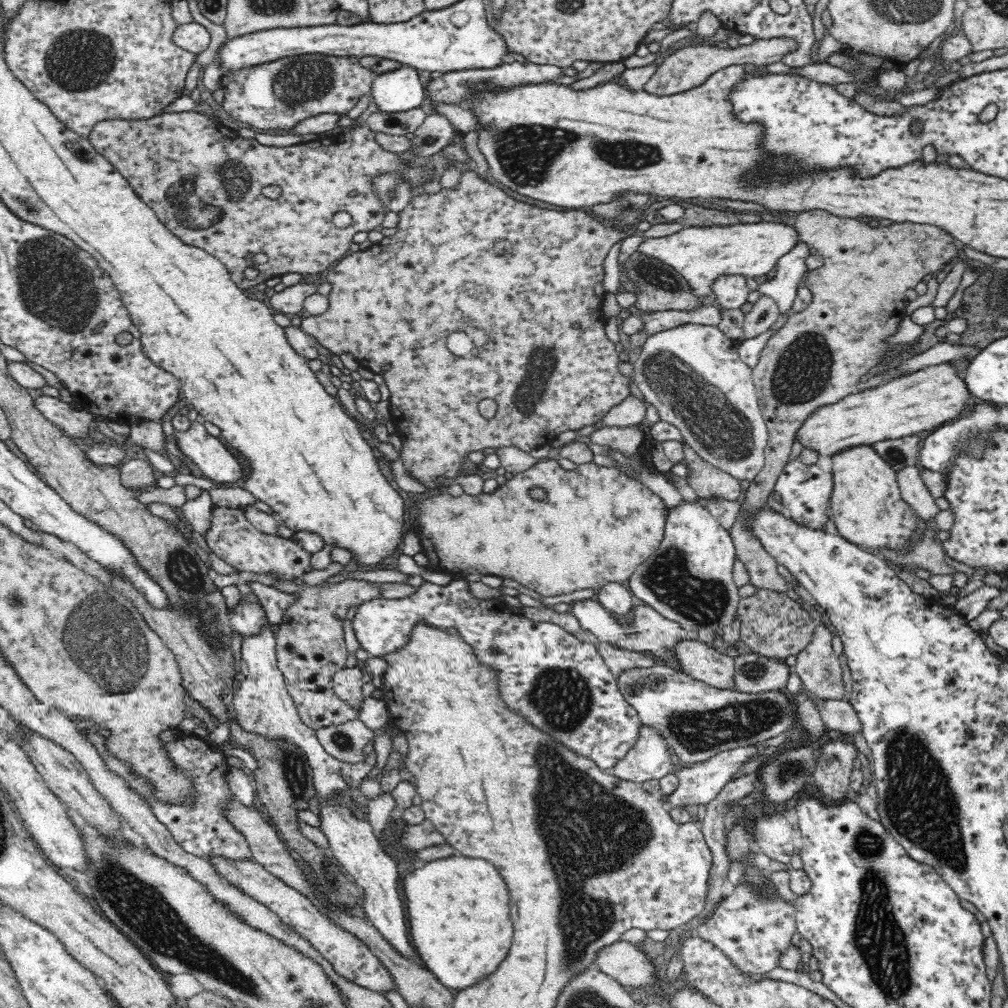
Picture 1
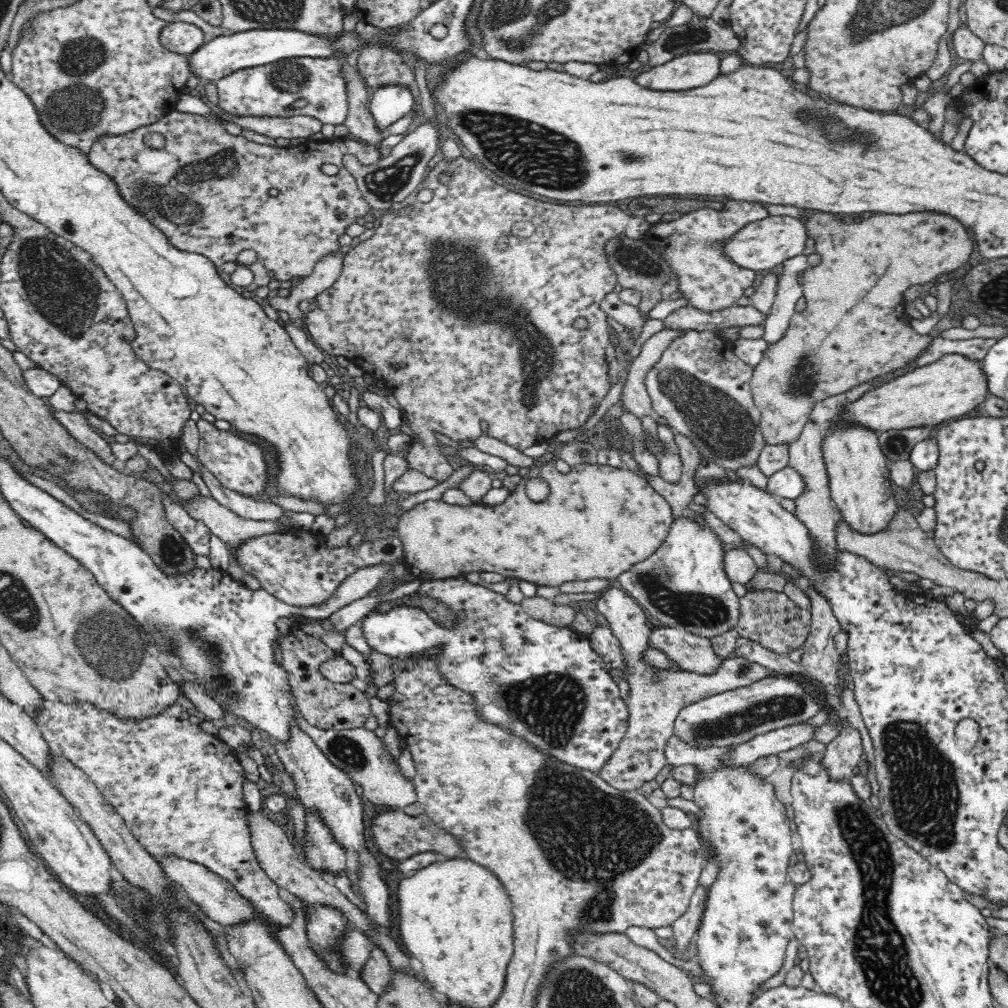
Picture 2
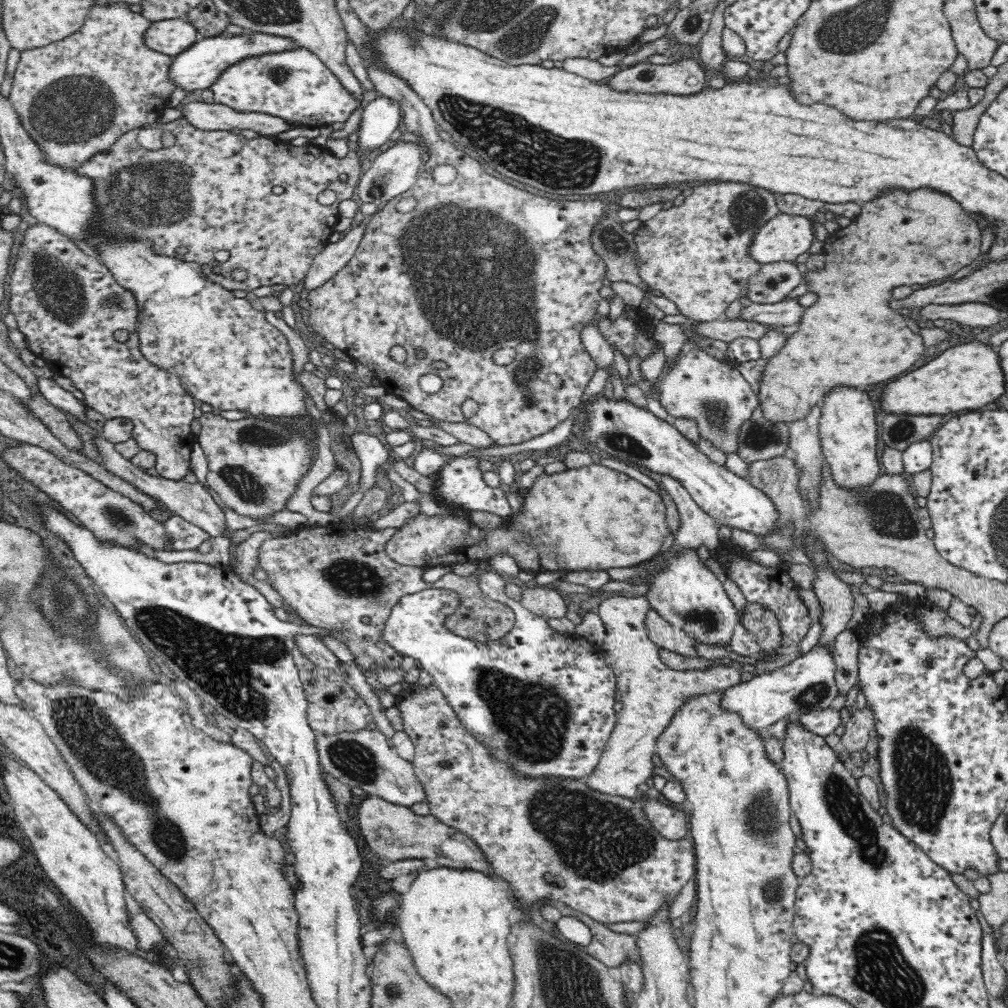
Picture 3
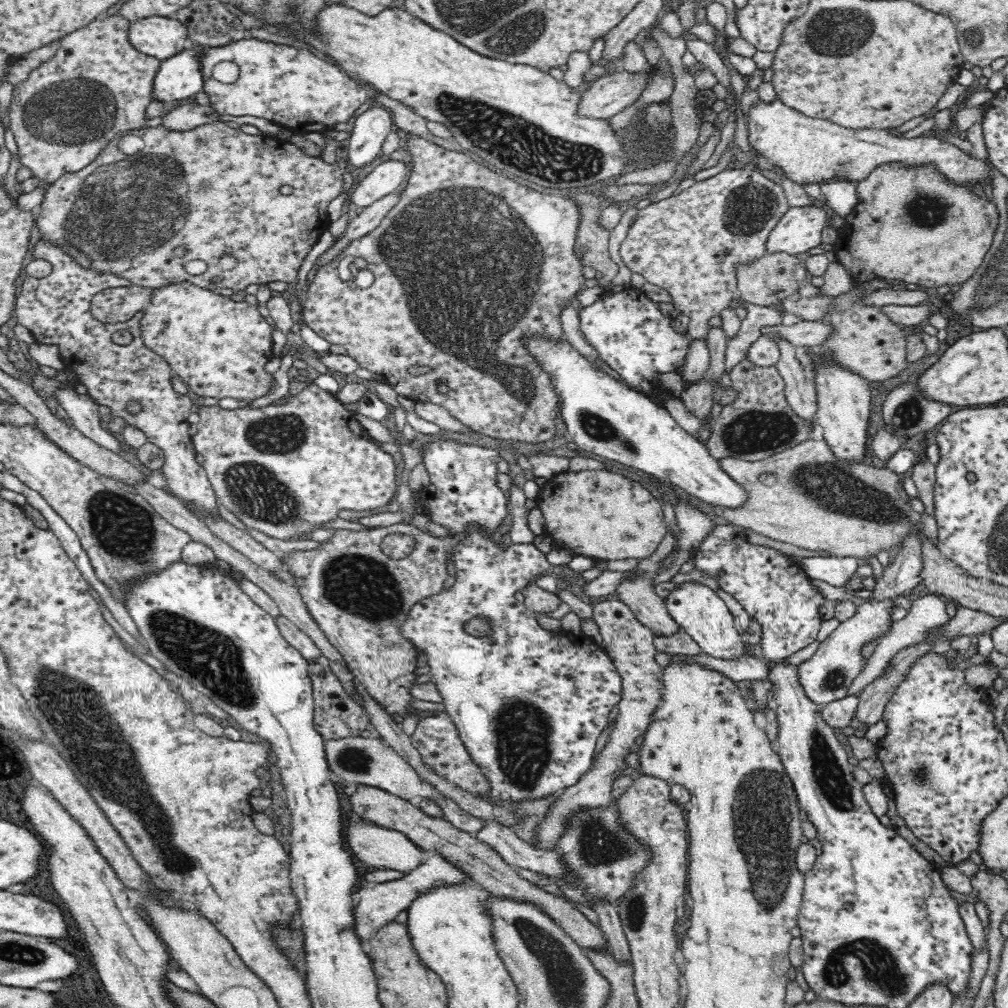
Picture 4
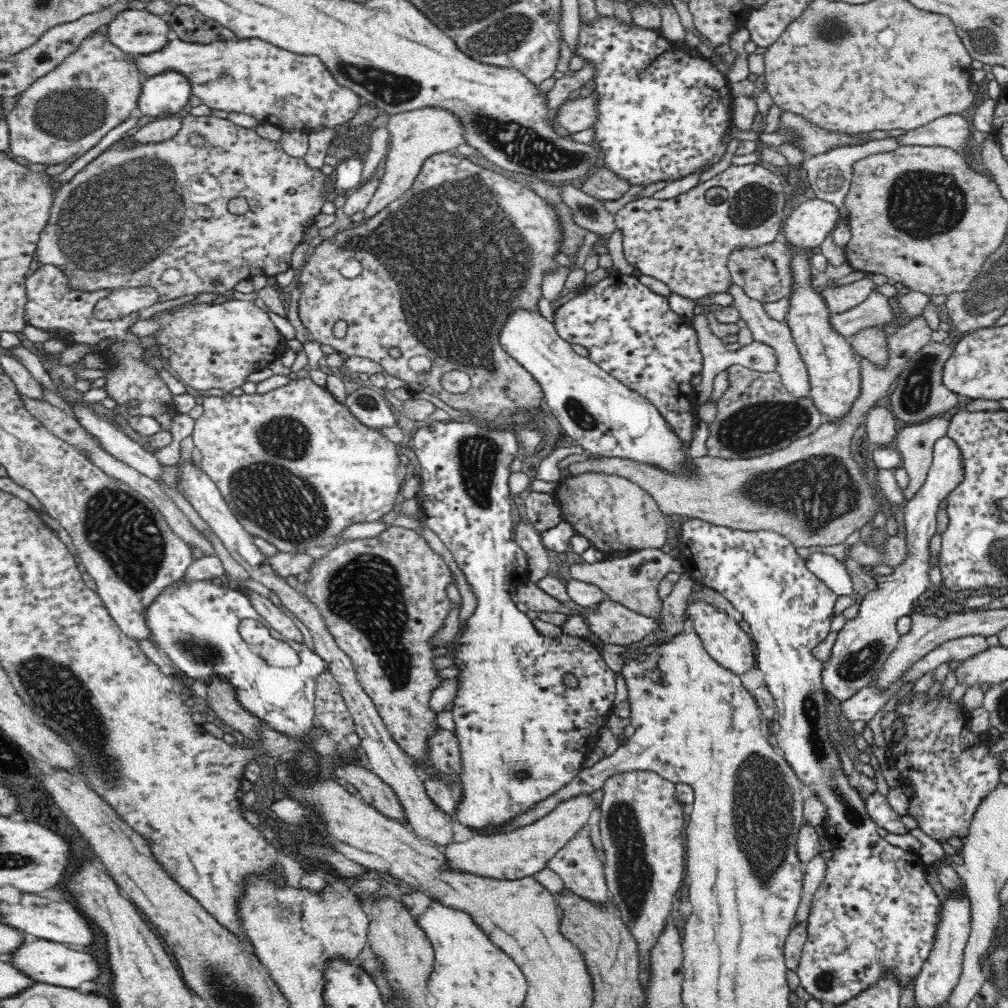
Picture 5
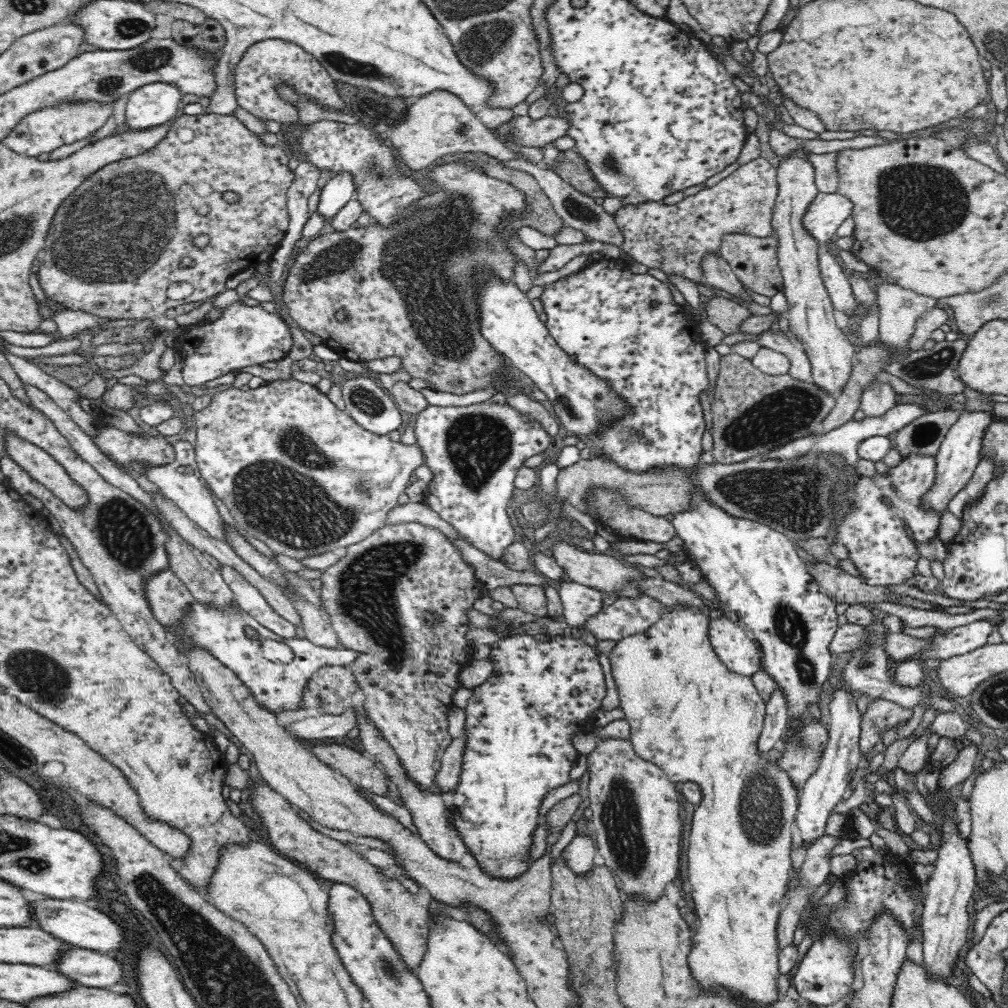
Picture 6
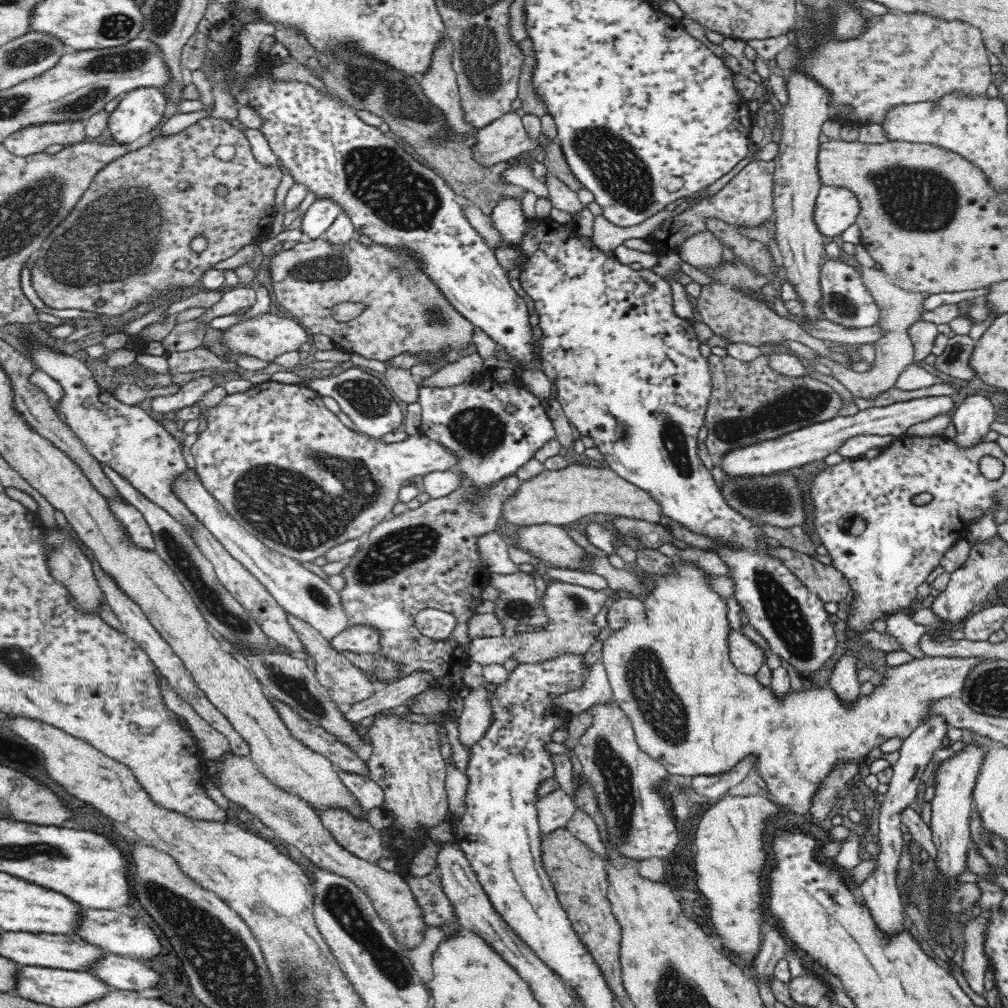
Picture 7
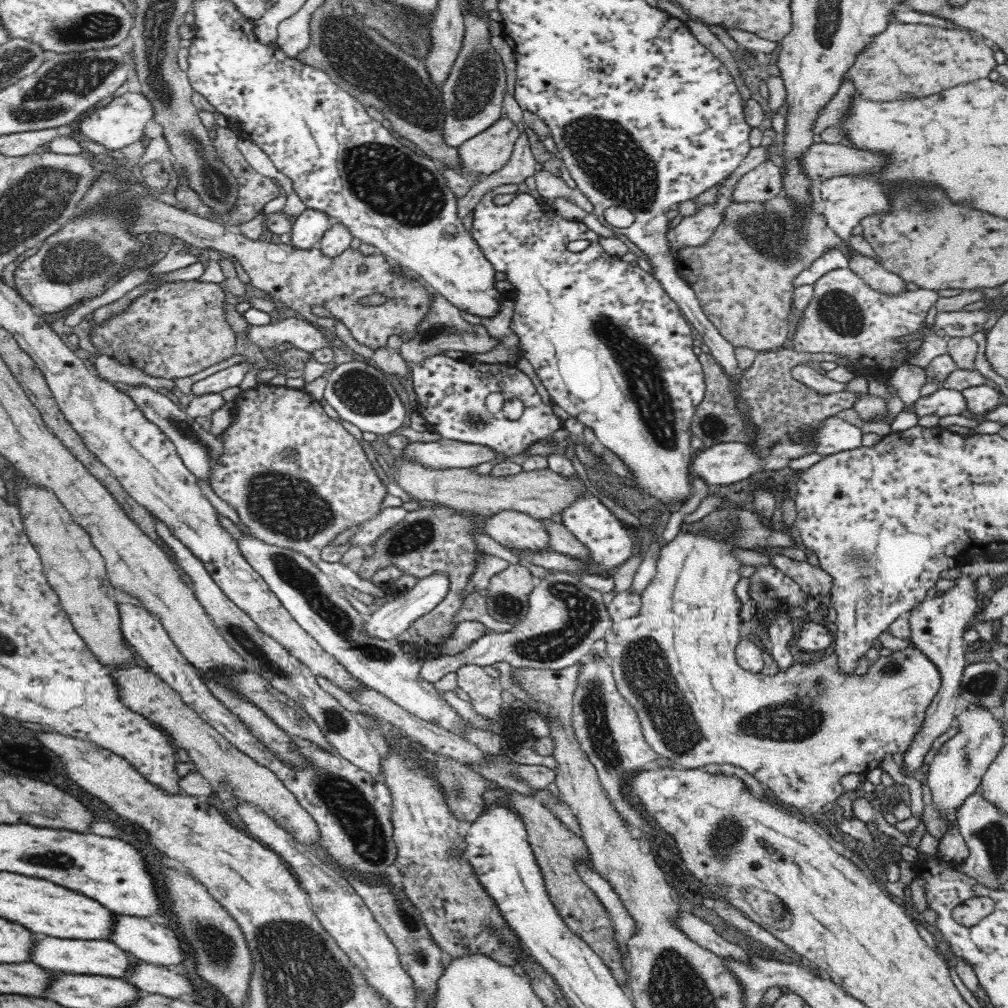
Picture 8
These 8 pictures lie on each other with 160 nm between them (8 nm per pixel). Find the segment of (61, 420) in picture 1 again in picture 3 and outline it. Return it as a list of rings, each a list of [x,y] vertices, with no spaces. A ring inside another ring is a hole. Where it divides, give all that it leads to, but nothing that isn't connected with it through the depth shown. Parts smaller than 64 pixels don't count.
[[[99,433],[92,434],[95,437],[96,447],[98,447],[99,453],[102,458],[105,458],[105,467],[111,470],[114,474],[122,476],[128,482],[133,482],[140,490],[153,496],[158,501],[162,501],[167,508],[173,512],[172,514],[178,514],[199,526],[202,530],[206,531],[211,537],[214,536],[228,536],[230,530],[227,530],[226,517],[224,511],[220,509],[220,506],[214,501],[212,495],[208,493],[202,487],[202,483],[188,483],[184,480],[170,480],[164,477],[154,477],[144,473],[140,467],[132,464],[131,459],[124,458],[116,449],[113,442],[106,440]]]

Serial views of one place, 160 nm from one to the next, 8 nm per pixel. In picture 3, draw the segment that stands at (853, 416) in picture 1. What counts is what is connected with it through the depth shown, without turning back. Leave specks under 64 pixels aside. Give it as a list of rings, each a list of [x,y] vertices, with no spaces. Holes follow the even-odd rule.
[[[974,339],[958,342],[922,367],[888,381],[882,390],[881,406],[884,412],[944,415],[960,410],[983,410],[982,406],[996,404],[1002,394],[1006,390],[998,352],[989,342]]]

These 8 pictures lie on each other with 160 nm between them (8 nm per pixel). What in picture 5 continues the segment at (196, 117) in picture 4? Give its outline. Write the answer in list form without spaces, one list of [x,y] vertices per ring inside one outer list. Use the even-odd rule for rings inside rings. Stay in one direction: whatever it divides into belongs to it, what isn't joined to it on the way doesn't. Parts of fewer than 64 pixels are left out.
[[[183,113],[178,116],[162,117],[146,123],[131,136],[124,135],[112,145],[120,145],[121,148],[136,148],[136,145],[158,144],[170,140],[180,130]]]

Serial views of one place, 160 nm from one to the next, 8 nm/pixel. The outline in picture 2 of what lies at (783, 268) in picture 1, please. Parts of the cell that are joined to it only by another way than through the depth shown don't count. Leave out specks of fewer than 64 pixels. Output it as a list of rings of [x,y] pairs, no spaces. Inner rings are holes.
[[[800,253],[782,263],[782,276],[778,279],[778,294],[772,308],[762,324],[764,334],[761,337],[768,344],[778,342],[788,330],[792,316],[796,313],[796,302],[803,297],[802,286],[798,283],[798,274],[810,266],[807,256]]]

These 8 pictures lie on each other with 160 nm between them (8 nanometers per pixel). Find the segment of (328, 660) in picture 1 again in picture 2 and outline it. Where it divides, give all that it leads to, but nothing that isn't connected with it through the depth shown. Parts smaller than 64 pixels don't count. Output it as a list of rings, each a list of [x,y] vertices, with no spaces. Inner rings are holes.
[[[315,619],[311,625],[292,623],[289,633],[282,640],[281,651],[284,669],[290,673],[289,683],[294,693],[300,716],[308,724],[324,730],[344,730],[360,728],[371,715],[369,699],[364,692],[350,683],[328,681],[319,670],[319,665],[331,657],[341,656],[342,646],[346,643],[328,623],[328,619]]]

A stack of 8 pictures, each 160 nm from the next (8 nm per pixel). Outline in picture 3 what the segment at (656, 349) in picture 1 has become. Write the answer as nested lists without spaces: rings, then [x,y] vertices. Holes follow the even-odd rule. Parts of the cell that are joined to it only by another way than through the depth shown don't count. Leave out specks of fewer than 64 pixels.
[[[692,341],[686,342],[680,351],[679,357],[674,366],[664,375],[664,372],[657,379],[657,388],[659,388],[660,400],[662,406],[668,411],[668,414],[675,418],[693,418],[697,420],[698,431],[700,436],[708,438],[716,448],[720,448],[722,452],[736,452],[736,442],[738,442],[738,434],[740,426],[744,420],[748,420],[754,412],[754,408],[758,406],[756,393],[752,391],[750,383],[740,372],[736,371],[730,360],[730,364],[724,365],[714,357],[699,350]]]

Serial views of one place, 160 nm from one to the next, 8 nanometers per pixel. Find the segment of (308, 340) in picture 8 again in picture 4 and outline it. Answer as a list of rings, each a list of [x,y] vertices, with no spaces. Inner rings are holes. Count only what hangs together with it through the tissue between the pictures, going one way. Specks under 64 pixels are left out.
[[[172,284],[166,288],[154,289],[154,296],[142,311],[139,325],[145,345],[159,354],[178,374],[178,378],[188,384],[190,393],[219,399],[252,400],[266,394],[272,386],[272,377],[263,372],[263,368],[274,356],[273,331],[256,306],[246,301],[232,301],[210,289],[192,284]]]

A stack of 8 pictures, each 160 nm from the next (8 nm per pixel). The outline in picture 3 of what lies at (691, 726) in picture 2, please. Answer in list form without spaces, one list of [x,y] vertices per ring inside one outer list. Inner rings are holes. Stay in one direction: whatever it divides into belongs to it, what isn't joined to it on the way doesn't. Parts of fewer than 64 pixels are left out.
[[[818,644],[780,670],[752,676],[751,680],[727,688],[722,705],[724,709],[740,715],[748,728],[761,731],[788,716],[804,715],[809,711],[832,706],[840,695],[836,684],[836,670],[838,667],[834,661],[834,645],[826,647]]]

